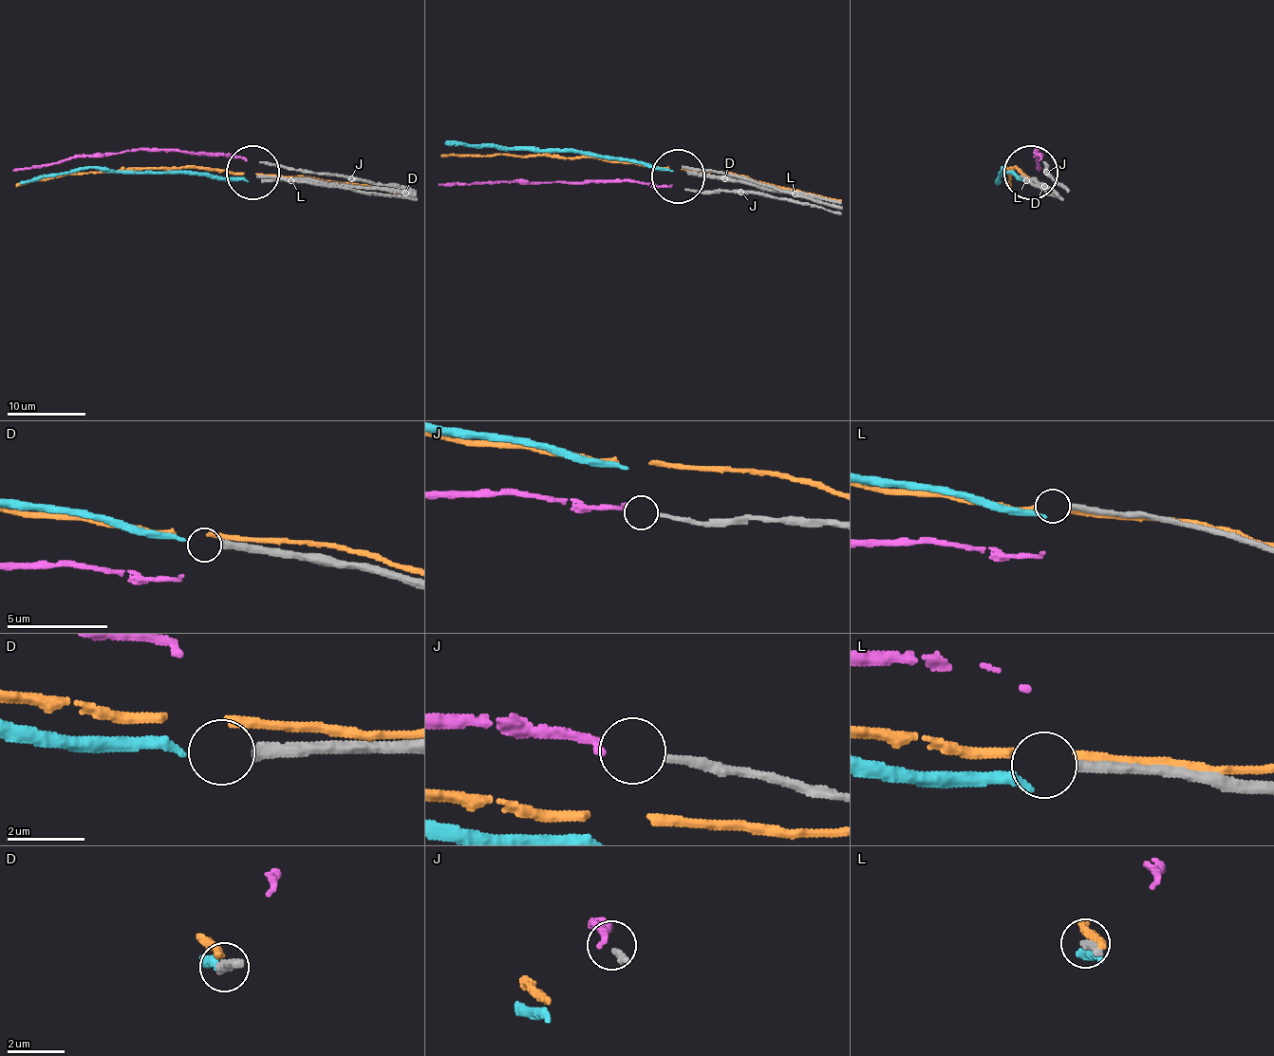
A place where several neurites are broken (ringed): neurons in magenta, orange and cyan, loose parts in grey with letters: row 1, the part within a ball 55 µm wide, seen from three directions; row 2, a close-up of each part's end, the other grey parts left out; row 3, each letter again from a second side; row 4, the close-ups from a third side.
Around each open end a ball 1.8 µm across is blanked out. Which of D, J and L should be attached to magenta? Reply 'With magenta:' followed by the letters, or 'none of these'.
With magenta: J

